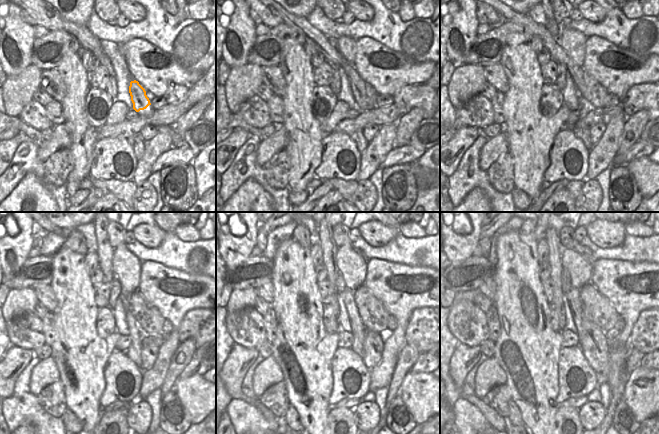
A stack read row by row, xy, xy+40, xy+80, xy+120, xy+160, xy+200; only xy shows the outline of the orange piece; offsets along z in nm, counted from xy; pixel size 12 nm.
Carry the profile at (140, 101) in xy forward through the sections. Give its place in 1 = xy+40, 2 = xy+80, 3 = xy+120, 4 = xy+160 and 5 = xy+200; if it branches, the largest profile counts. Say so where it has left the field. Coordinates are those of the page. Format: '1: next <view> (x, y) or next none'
1: next xy+40 (365, 95)
2: next xy+80 (589, 88)
3: next xy+120 (147, 315)
4: next xy+160 (374, 316)
5: next xy+200 (597, 307)

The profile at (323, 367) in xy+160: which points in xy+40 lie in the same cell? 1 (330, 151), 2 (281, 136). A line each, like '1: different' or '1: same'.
1: different
2: different

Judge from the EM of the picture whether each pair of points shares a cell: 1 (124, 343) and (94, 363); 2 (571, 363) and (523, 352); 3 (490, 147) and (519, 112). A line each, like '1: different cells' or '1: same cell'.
1: different cells
2: different cells
3: different cells

